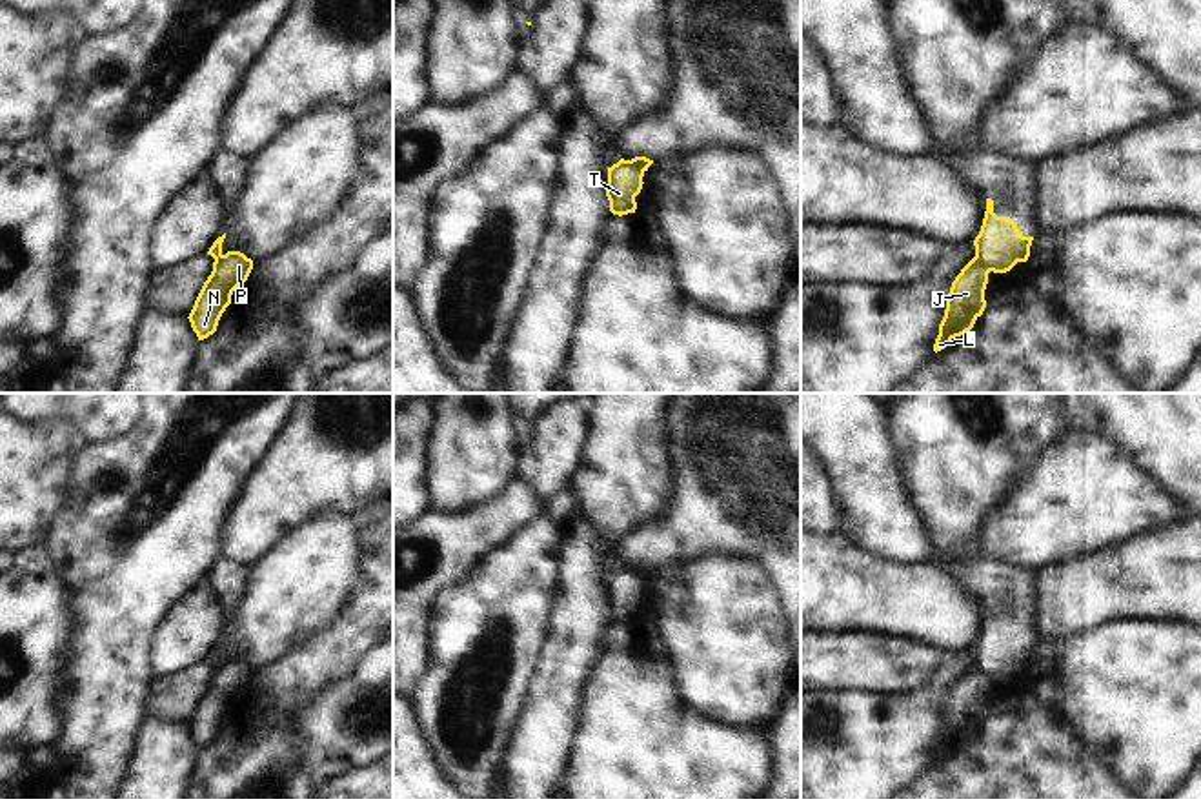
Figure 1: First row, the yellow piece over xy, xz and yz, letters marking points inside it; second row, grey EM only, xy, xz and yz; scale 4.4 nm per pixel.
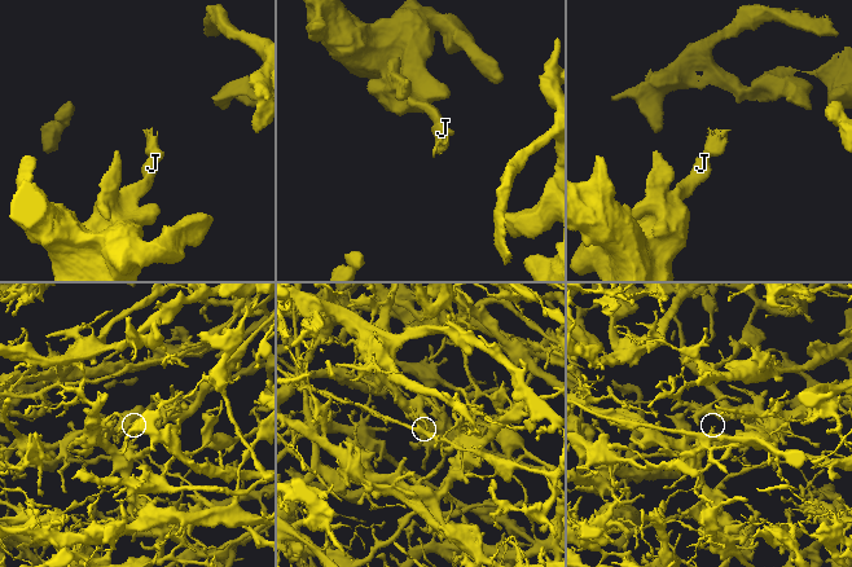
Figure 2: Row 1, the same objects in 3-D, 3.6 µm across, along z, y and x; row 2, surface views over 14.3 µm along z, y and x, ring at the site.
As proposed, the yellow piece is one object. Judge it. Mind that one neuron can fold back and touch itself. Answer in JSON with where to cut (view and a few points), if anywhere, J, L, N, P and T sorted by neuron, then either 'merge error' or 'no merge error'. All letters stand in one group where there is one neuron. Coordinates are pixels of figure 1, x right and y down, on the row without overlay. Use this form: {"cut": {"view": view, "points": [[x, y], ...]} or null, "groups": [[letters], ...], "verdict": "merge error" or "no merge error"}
{"cut": {"view": "yz", "points": [[976, 663], [989, 679]]}, "groups": [["J", "L", "N", "P"], ["T"]], "verdict": "merge error"}

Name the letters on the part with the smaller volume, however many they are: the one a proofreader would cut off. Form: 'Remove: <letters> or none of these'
Remove: T

